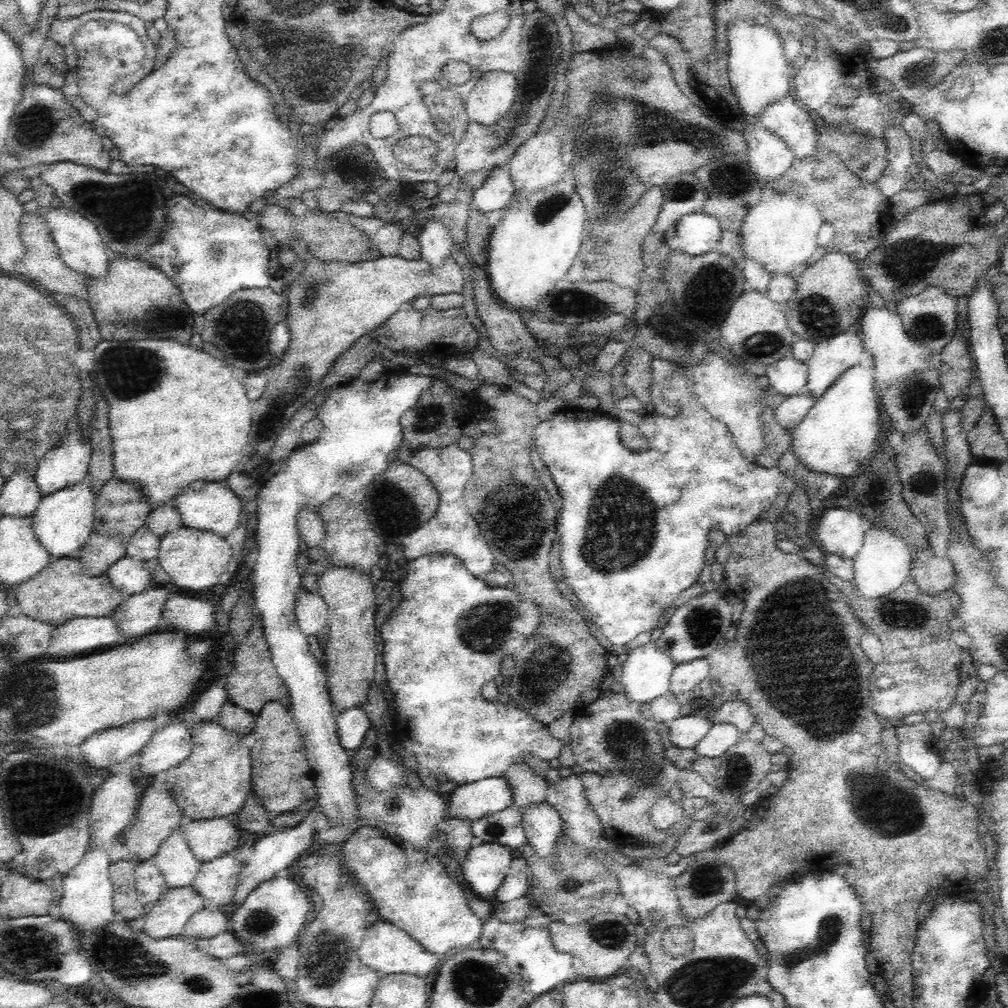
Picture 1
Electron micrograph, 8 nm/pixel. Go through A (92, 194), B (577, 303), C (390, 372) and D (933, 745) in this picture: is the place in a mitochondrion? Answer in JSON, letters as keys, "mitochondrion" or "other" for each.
{"A":"mitochondrion","B":"mitochondrion","C":"other","D":"other"}

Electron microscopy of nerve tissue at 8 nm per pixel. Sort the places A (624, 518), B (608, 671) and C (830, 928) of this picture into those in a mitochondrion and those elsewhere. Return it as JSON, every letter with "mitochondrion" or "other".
{"A":"mitochondrion","B":"other","C":"mitochondrion"}

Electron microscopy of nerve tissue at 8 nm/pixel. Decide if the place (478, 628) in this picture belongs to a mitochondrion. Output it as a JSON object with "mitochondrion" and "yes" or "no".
{"mitochondrion":"yes"}

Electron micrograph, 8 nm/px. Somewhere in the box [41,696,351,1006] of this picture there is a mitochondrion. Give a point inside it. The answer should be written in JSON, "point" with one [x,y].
{"point":[135,957]}

